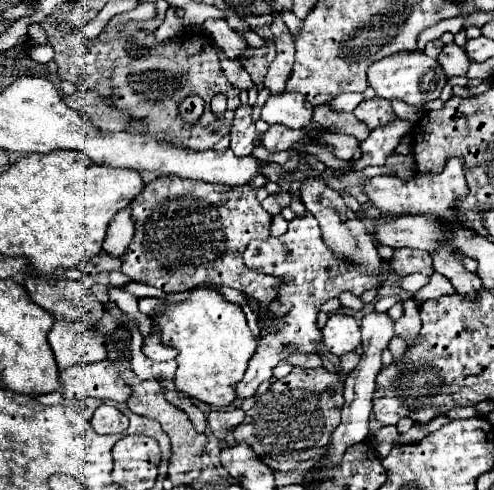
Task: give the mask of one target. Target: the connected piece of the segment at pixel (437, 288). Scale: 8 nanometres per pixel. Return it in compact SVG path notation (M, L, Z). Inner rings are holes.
M437 272L431 274L431 280L427 286L423 286L419 292L413 294L413 298L417 302L423 302L423 300L429 300L429 298L439 298L443 294L455 294L455 286L445 278L445 276L439 276Z

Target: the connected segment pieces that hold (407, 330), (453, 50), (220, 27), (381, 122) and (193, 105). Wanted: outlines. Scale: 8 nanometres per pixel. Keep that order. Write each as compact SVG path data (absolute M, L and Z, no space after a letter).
M409 298L403 302L405 306L405 314L395 322L395 334L403 336L403 340L407 344L413 344L417 338L417 332L421 328L421 320L419 320L419 304Z
M445 44L441 54L437 56L437 62L441 64L447 78L465 76L467 70L469 70L469 64L471 64L465 50L459 48L457 44Z
M205 20L205 30L211 32L213 40L223 48L230 60L236 60L237 56L246 48L247 43L237 32L229 28L225 20Z
M379 98L363 100L363 102L353 110L353 114L355 114L361 122L365 122L371 130L381 128L381 126L385 126L385 124L389 124L389 122L393 122L393 120L397 118L395 112L393 112L393 108L391 108L391 102L379 100Z
M189 96L178 107L181 118L185 122L193 123L202 115L205 103L200 96Z

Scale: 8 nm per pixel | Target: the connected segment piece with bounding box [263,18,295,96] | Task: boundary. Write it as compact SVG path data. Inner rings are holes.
M275 18L275 22L271 24L271 32L273 32L273 42L277 46L277 56L271 62L263 84L271 90L271 94L277 96L277 94L285 92L285 84L289 80L287 76L291 76L291 70L293 70L295 38L291 36L291 32L287 30L287 26L281 18Z

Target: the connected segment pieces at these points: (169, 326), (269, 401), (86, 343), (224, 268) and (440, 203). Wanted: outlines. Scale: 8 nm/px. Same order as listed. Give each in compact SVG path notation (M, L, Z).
M195 288L191 290L191 298L181 304L173 304L167 298L163 302L167 304L167 310L161 316L155 316L155 326L161 330L165 344L179 350L175 358L179 364L175 388L209 406L231 406L237 400L235 386L243 380L247 362L257 348L257 338L247 328L239 304L227 302L213 288Z
M355 352L341 356L341 374L331 374L325 368L305 370L295 366L291 374L273 382L261 400L247 412L243 424L235 428L235 440L247 442L269 468L281 472L289 472L305 460L319 460L319 452L313 450L327 448L333 430L339 426L345 374L349 374L357 362L359 356Z
M57 318L47 340L61 370L71 364L97 362L99 358L107 358L105 336L95 332L93 324L89 324L87 320L71 322Z
M171 174L147 182L143 192L131 202L135 236L123 254L121 272L167 294L215 284L245 292L259 300L259 304L271 302L279 280L261 272L251 272L243 262L249 238L269 238L271 214L265 212L255 198L257 188L265 186L265 182L261 174L253 176L245 186L233 188Z
M447 160L441 174L417 174L409 182L403 182L397 176L377 176L367 180L363 184L363 190L381 214L433 214L443 220L459 220L455 216L455 200L461 200L467 194L467 182L461 166L461 160Z

